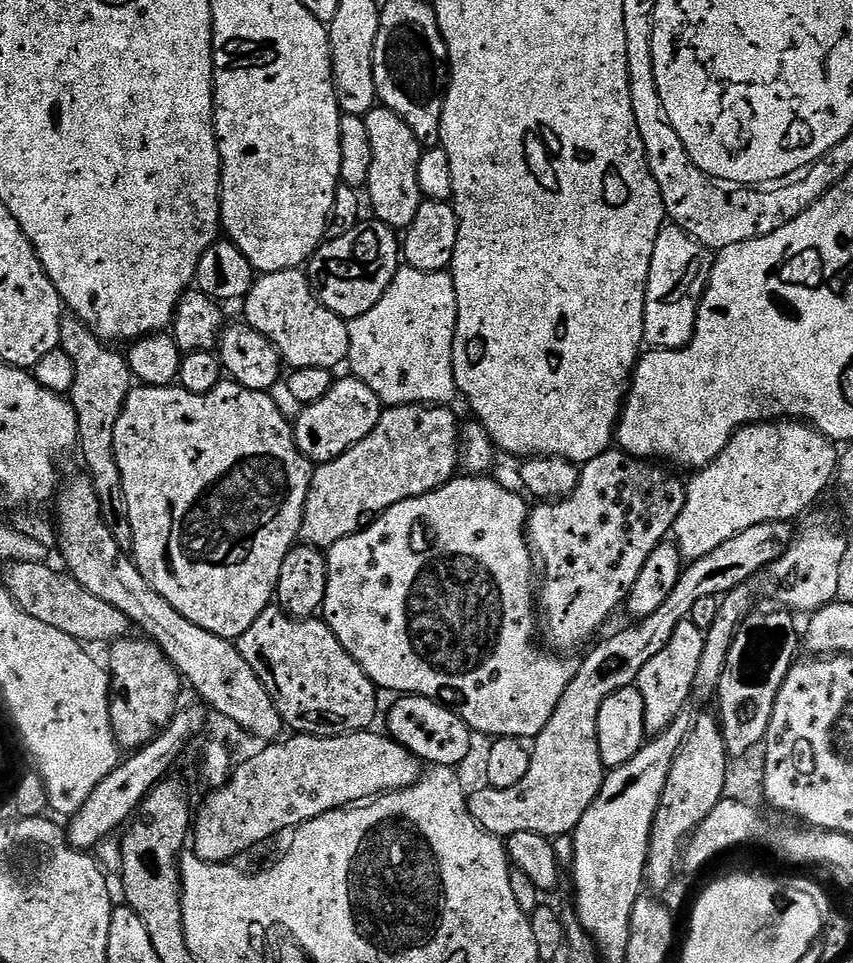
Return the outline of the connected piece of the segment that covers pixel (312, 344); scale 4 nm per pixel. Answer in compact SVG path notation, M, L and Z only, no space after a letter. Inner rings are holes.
M300 268L263 273L244 297L242 307L243 319L279 350L281 361L289 369L336 370L347 361L350 334L346 321L318 299Z

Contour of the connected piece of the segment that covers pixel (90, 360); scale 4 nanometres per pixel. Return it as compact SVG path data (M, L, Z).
M64 314L60 317L60 346L70 354L74 362L74 386L70 403L78 418L78 452L92 468L116 467L116 455L112 449L114 426L124 409L129 392L134 387L134 377L125 353L115 352L99 336L90 331L77 316Z

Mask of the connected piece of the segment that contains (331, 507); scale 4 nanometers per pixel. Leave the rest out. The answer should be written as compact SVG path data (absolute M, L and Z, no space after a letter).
M431 404L385 407L378 426L362 442L313 471L299 539L310 548L333 548L342 538L365 527L374 514L385 512L398 502L430 494L453 479L461 467L461 425L456 424L452 410Z

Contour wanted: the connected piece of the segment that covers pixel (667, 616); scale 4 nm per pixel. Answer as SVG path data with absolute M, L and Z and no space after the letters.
M787 520L762 522L734 534L730 542L722 542L718 550L710 550L706 558L691 561L680 573L678 586L662 602L654 614L639 621L637 628L624 628L604 640L588 657L579 661L574 682L566 686L562 702L554 710L550 722L534 738L531 745L530 770L510 790L498 790L481 786L477 792L468 792L468 812L490 834L507 838L514 834L538 834L549 838L567 837L575 832L582 814L590 810L598 790L602 786L606 769L598 750L598 710L610 694L623 688L631 688L638 674L654 654L659 654L670 642L670 634L683 620L691 617L694 602L707 596L723 597L730 590L742 586L754 574L770 566L788 549L794 539L793 525Z

